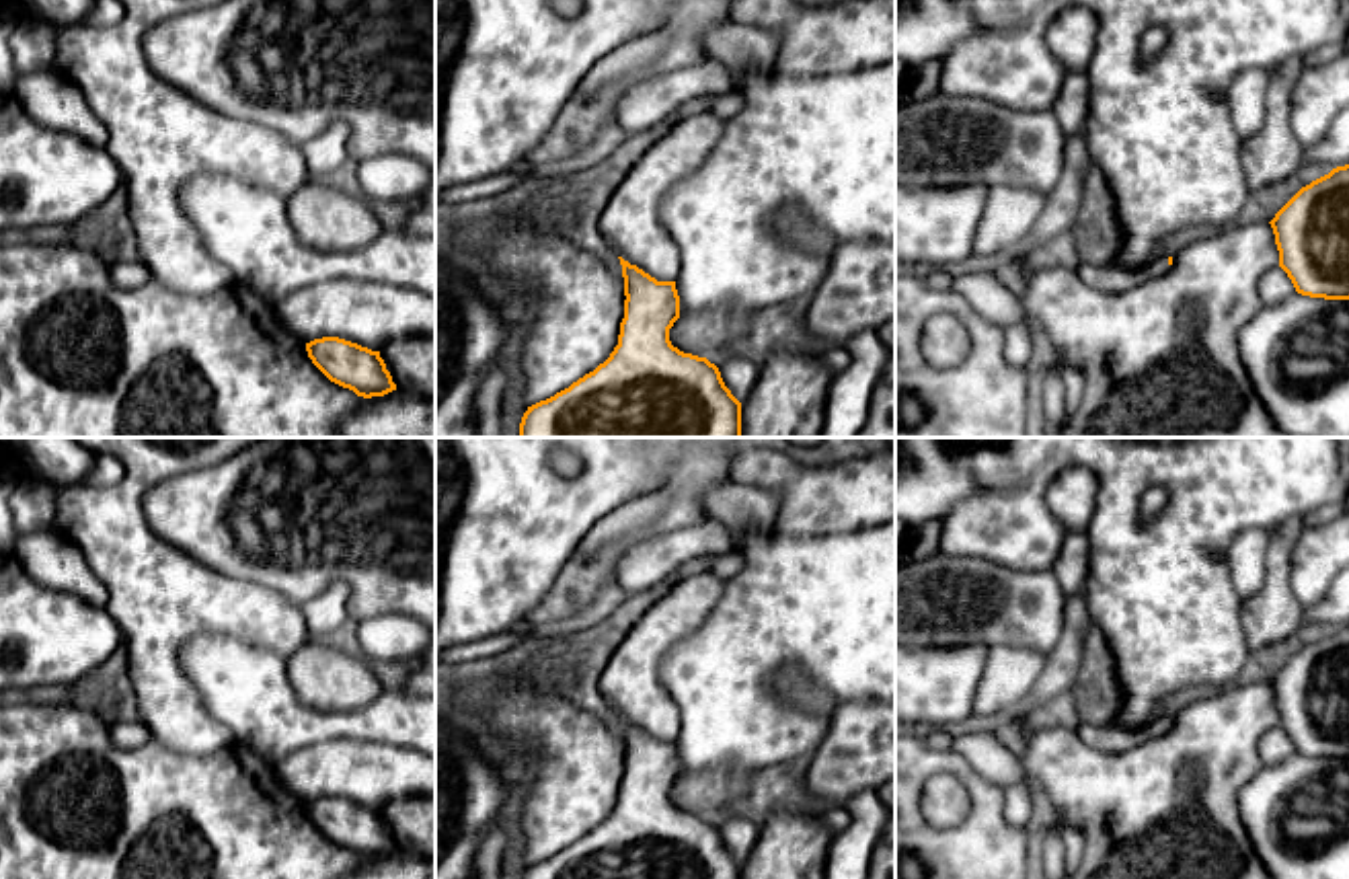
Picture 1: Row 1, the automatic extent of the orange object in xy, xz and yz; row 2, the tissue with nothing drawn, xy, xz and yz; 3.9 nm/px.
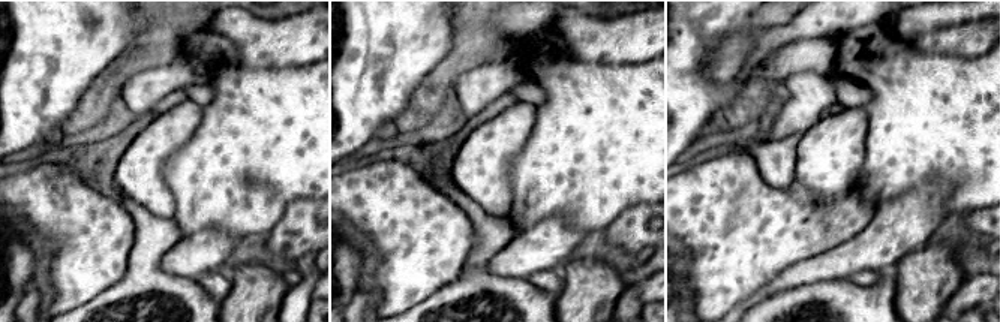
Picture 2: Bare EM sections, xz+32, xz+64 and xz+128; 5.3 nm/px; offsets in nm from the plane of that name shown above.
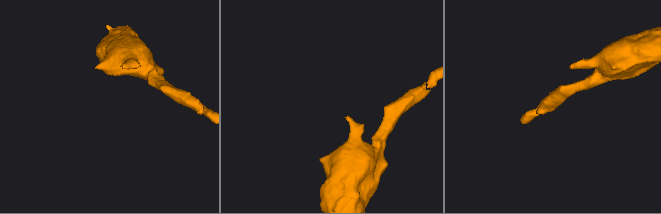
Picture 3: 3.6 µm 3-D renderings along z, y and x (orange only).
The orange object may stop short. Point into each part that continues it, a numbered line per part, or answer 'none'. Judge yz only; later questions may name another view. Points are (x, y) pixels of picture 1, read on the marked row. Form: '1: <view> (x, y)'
1: yz (1107, 278)

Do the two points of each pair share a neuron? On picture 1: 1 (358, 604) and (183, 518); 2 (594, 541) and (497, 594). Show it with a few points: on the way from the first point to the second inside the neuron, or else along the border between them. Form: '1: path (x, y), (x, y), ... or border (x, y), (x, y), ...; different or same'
1: path (325, 574), (263, 569), (245, 563), (230, 549); same
2: border (608, 514), (575, 551); different

